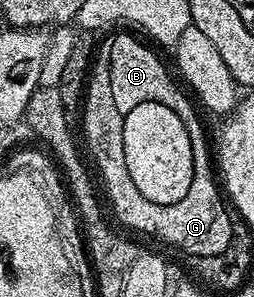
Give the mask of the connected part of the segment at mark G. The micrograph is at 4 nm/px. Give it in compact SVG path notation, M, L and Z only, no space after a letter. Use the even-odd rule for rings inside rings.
M98 51L92 61L83 93L84 108L85 144L89 147L90 156L88 159L91 164L93 159L92 167L95 172L97 167L97 172L101 175L101 184L105 187L104 199L107 204L109 199L118 222L122 224L120 227L130 228L130 230L125 229L130 233L142 232L145 236L154 236L155 239L186 252L189 258L212 258L215 254L223 254L223 250L227 250L229 243L234 240L235 232L233 232L233 220L229 217L230 209L227 207L226 197L215 175L214 157L212 155L209 157L210 137L204 136L201 148L193 152L193 177L186 197L174 204L159 204L149 198L143 198L143 194L135 190L135 182L131 179L131 173L127 171L127 154L123 150L125 113L115 106L115 98L111 95L108 51Z

